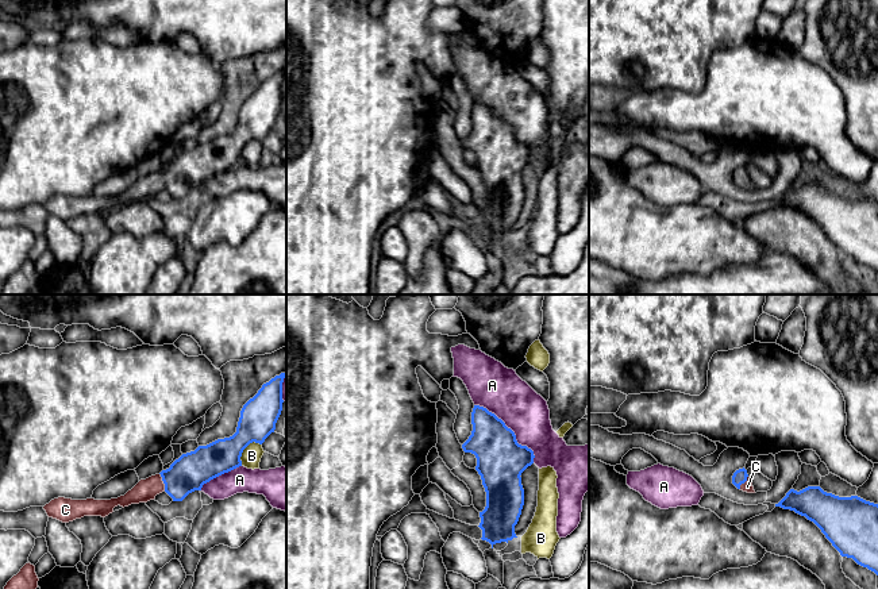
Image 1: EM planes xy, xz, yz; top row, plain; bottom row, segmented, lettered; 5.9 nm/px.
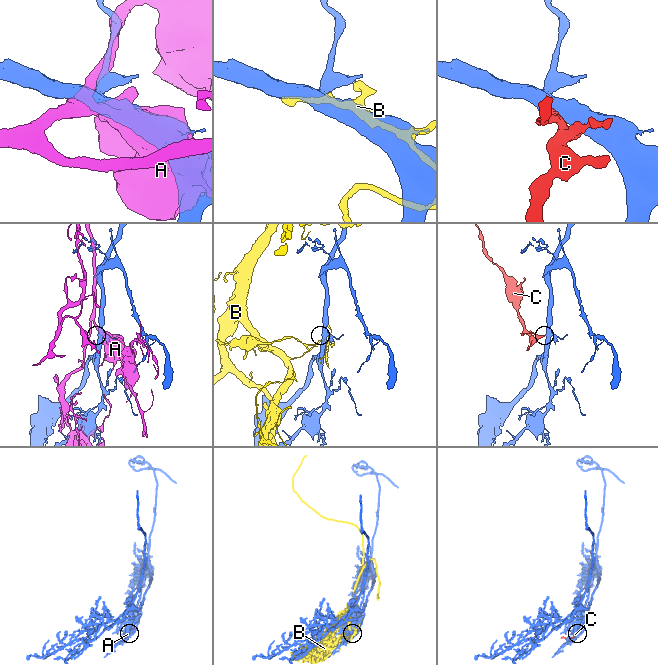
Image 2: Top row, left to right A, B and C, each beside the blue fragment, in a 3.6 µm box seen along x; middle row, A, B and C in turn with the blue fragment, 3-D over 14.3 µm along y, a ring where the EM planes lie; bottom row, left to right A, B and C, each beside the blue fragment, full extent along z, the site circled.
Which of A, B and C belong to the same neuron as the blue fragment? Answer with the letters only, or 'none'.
C

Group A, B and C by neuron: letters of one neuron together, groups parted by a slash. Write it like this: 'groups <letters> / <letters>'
groups A / B / C

